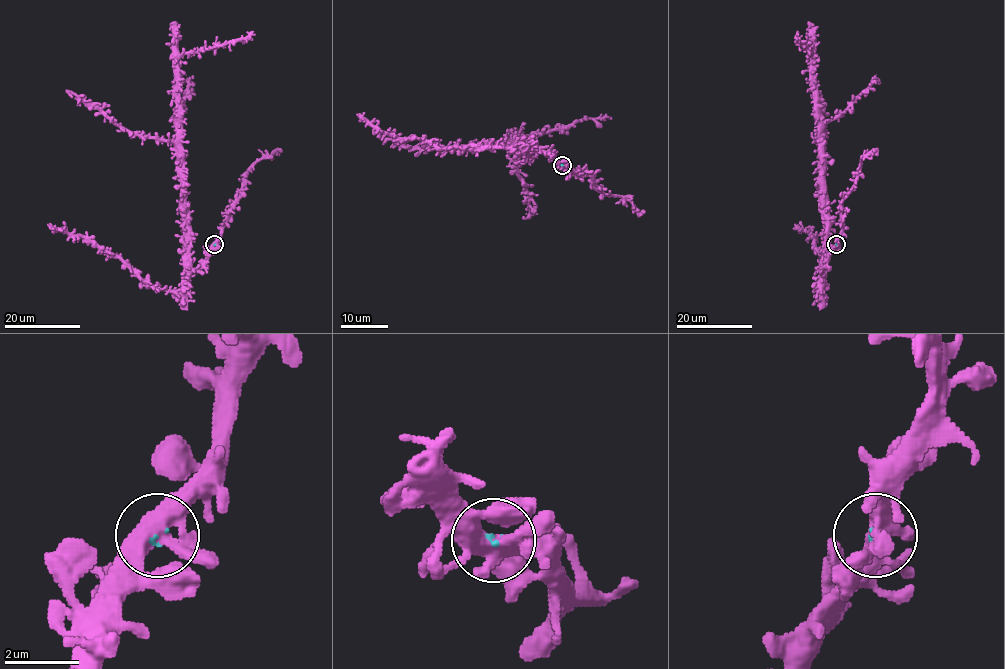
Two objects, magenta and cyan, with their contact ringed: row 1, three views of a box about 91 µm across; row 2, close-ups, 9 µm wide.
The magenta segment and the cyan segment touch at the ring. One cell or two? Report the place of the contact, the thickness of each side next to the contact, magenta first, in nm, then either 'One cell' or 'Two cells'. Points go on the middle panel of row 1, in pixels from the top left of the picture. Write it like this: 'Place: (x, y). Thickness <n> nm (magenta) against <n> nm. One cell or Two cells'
Place: (562, 165). Thickness 480 nm (magenta) against 70 nm. One cell

